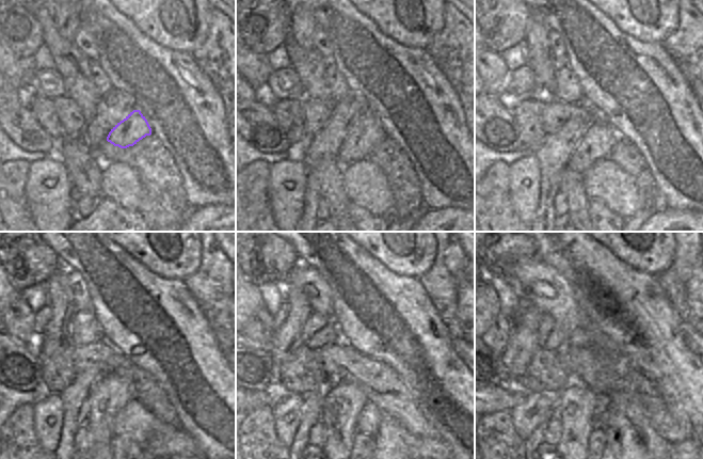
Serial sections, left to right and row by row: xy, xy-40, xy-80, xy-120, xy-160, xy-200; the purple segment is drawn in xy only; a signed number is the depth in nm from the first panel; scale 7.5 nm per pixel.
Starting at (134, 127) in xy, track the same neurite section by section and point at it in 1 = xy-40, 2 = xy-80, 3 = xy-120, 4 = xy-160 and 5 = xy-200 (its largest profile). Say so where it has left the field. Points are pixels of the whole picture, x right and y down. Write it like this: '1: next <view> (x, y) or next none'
1: next xy-40 (361, 141)
2: next xy-80 (598, 142)
3: next xy-120 (110, 395)
4: next xy-160 (344, 400)
5: next xy-200 (578, 407)

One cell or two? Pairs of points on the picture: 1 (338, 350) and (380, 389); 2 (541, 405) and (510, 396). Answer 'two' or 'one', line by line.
1: one
2: two

